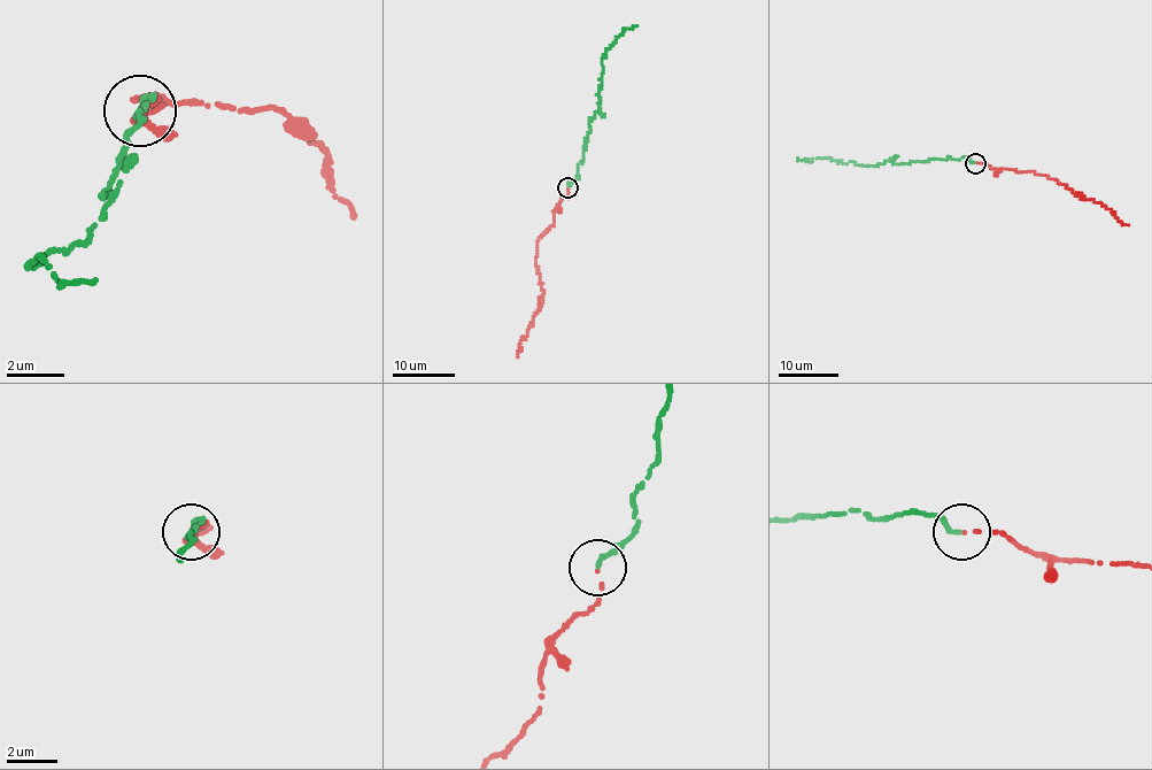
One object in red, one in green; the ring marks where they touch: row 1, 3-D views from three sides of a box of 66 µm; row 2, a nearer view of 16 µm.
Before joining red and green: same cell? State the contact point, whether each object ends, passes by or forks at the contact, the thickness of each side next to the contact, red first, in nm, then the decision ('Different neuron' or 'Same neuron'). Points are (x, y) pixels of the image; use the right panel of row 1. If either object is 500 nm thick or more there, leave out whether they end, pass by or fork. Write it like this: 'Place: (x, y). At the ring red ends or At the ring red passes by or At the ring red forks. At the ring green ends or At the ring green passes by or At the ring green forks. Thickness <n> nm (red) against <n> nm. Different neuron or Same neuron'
Place: (975, 163). At the ring red ends. At the ring green ends. Thickness 100 nm (red) against 200 nm. Same neuron

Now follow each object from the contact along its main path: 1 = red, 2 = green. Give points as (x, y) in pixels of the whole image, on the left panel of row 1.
1: (144, 112), (153, 97), (140, 121), (165, 104), (133, 101), (155, 92), (302, 120), (322, 145), (353, 213)
2: (140, 113), (151, 98), (100, 191), (113, 199), (91, 232), (24, 267), (37, 254), (60, 289), (95, 276)

